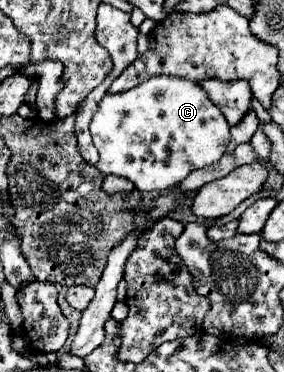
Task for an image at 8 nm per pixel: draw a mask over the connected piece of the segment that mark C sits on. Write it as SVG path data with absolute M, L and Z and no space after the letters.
M155 75L125 93L105 95L97 113L93 115L89 129L93 135L93 145L99 151L99 171L103 175L121 175L133 181L139 191L159 193L173 189L191 171L217 163L229 145L229 123L225 121L223 113L209 101L201 85L169 75Z

